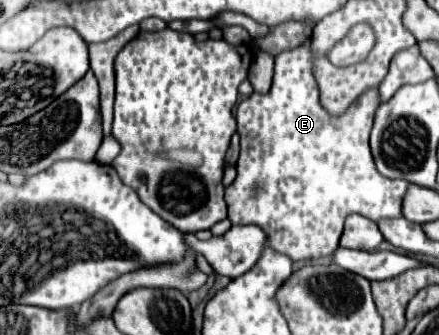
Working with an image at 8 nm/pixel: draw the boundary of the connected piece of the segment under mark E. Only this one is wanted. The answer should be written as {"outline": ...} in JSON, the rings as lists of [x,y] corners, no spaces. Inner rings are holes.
{"outline":[[[309,41],[293,51],[275,57],[275,75],[269,95],[253,93],[237,107],[237,131],[241,135],[241,155],[237,161],[237,177],[225,189],[229,219],[233,225],[259,225],[267,235],[271,249],[299,259],[329,257],[339,247],[343,223],[347,215],[359,213],[371,221],[403,217],[403,195],[409,183],[403,179],[383,177],[373,163],[369,149],[369,133],[375,109],[379,107],[377,89],[365,91],[357,105],[353,103],[341,117],[331,117],[319,103],[319,89],[311,73]]]}

